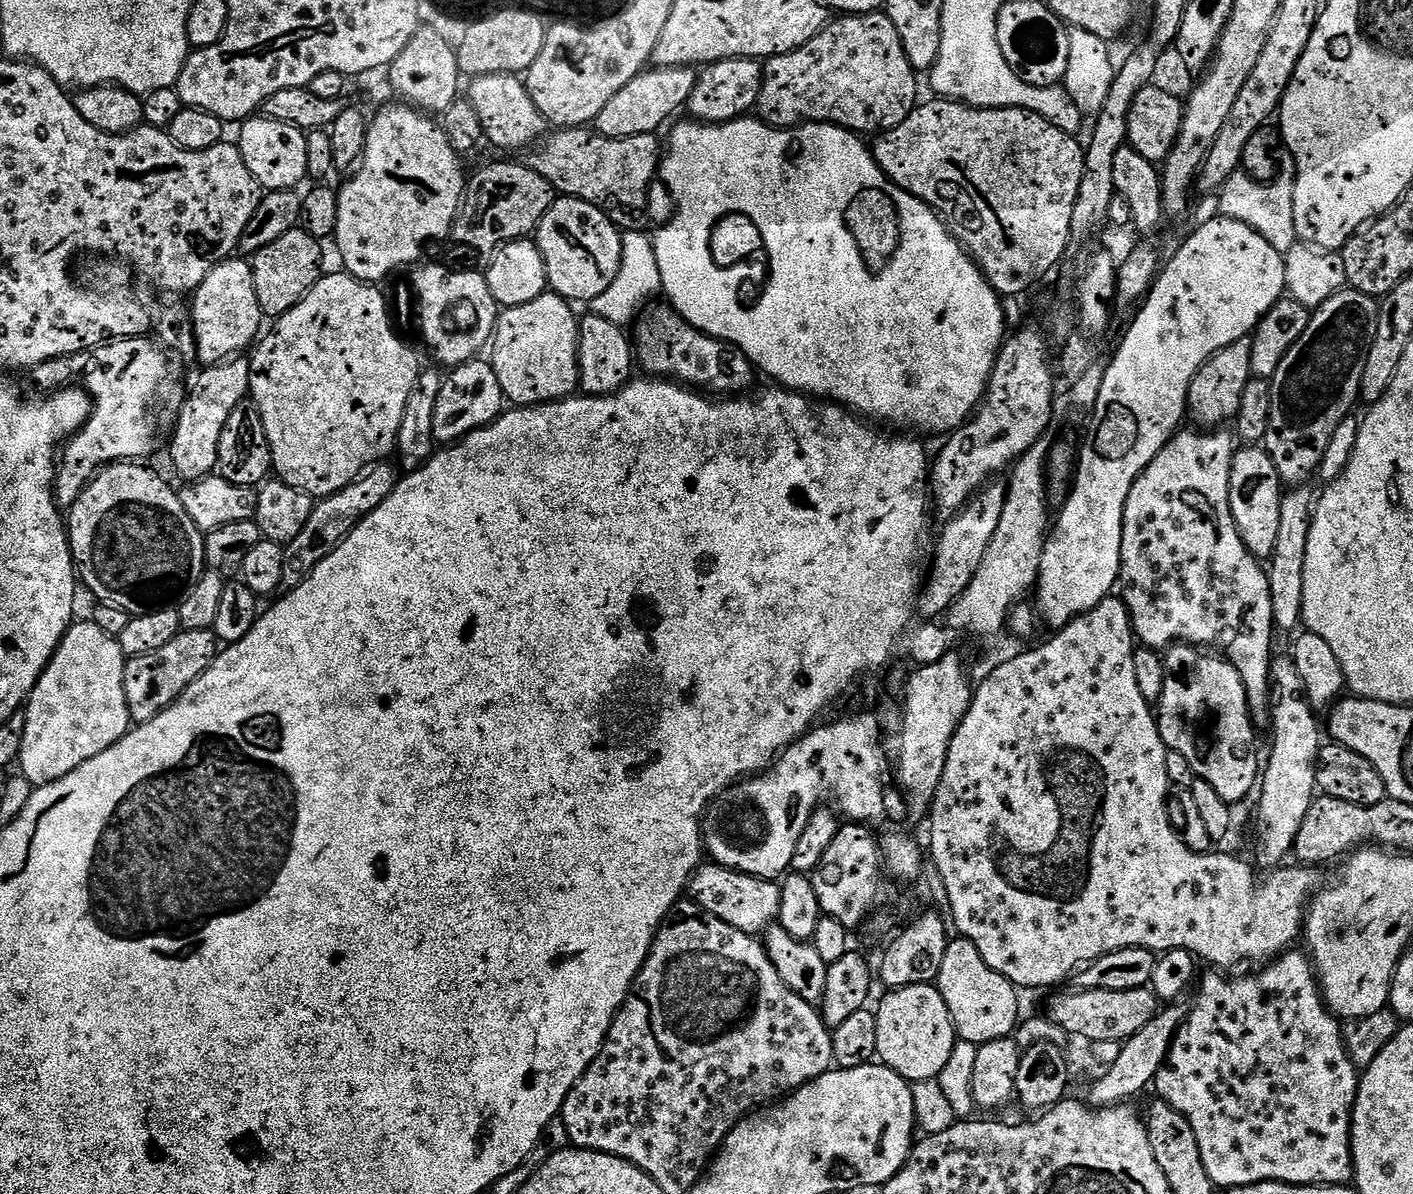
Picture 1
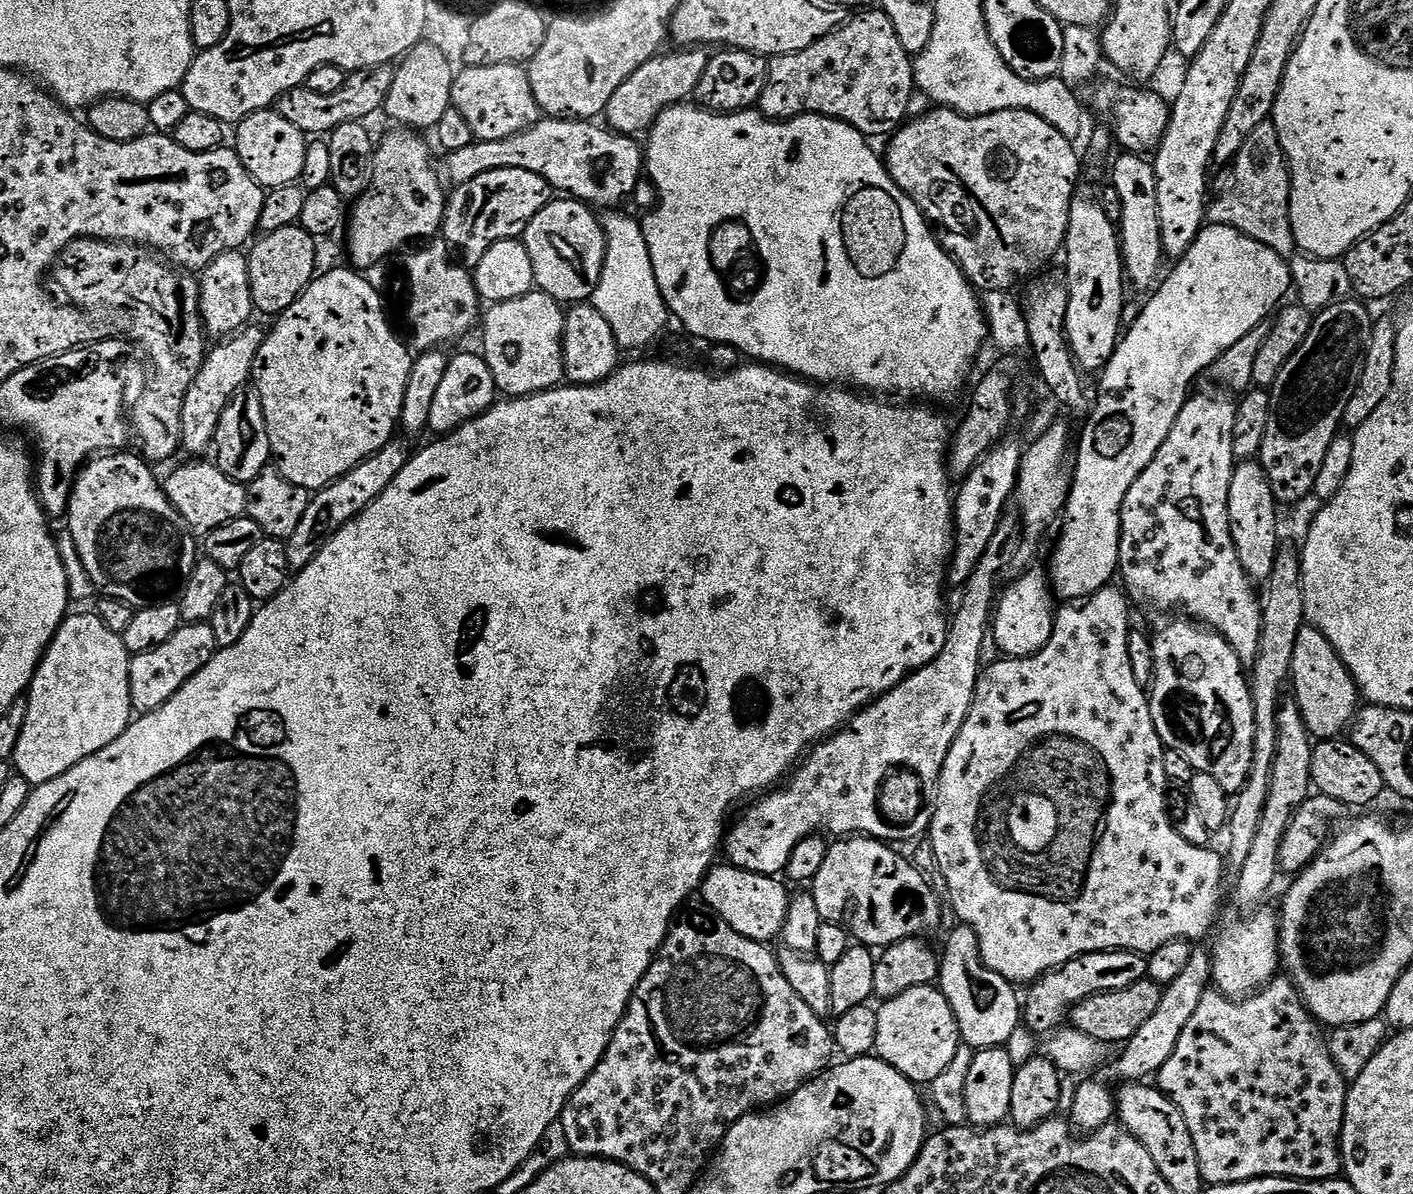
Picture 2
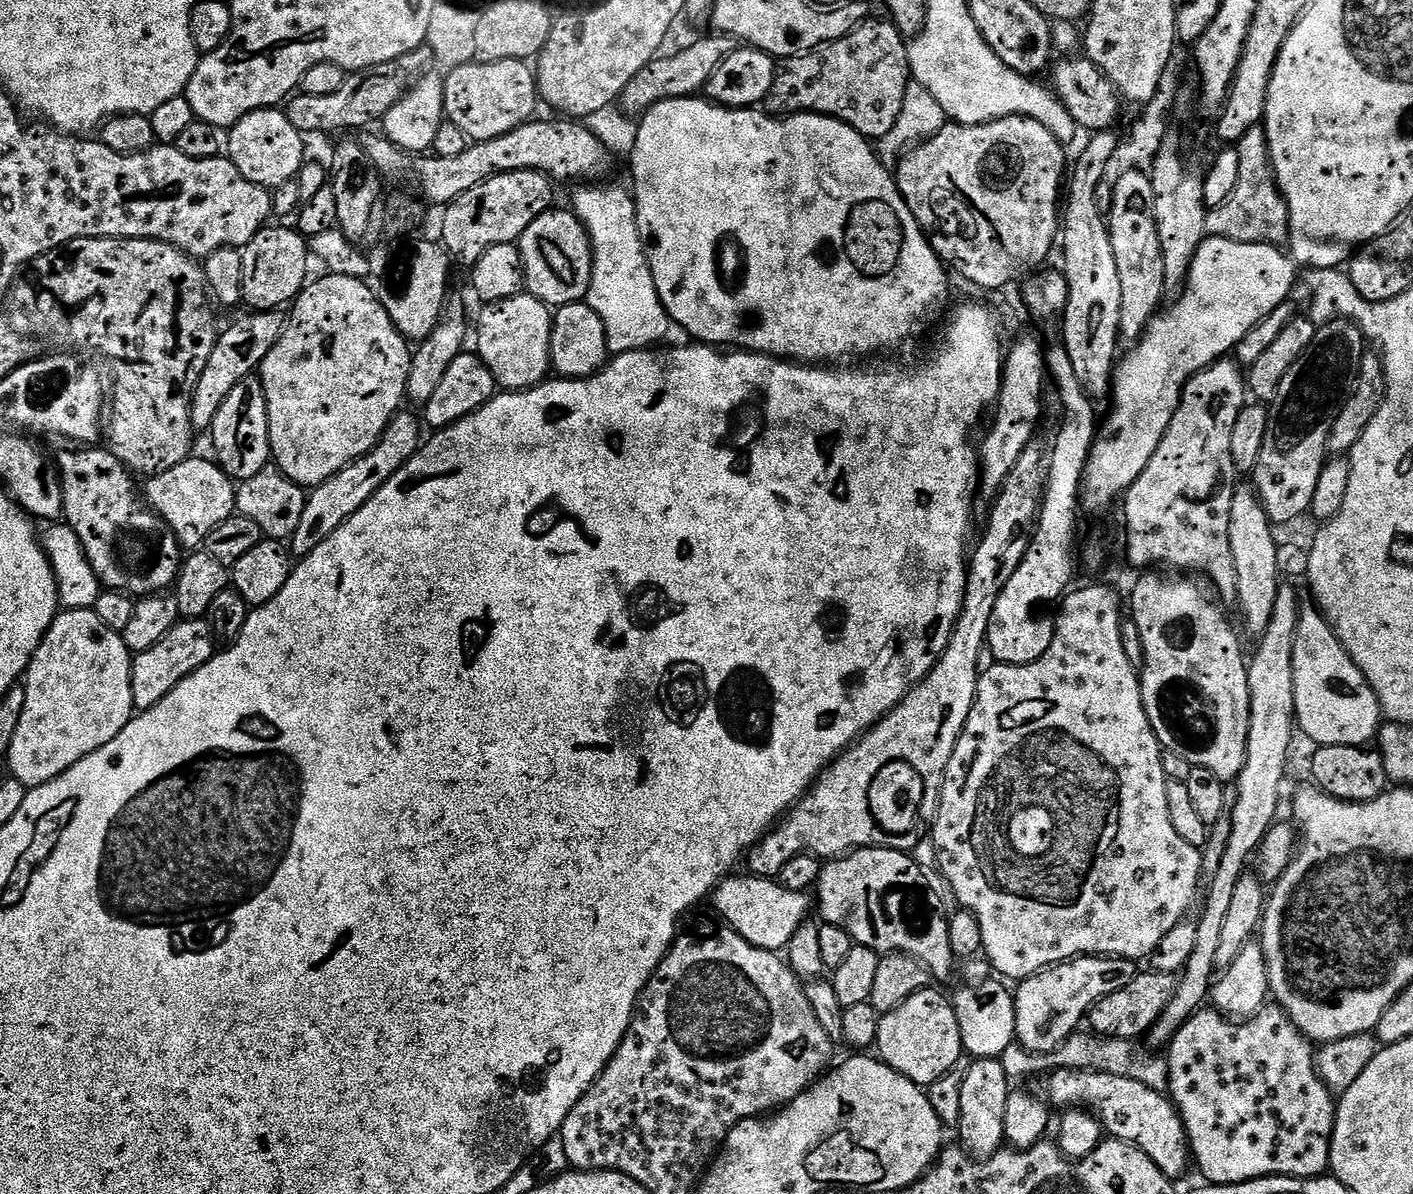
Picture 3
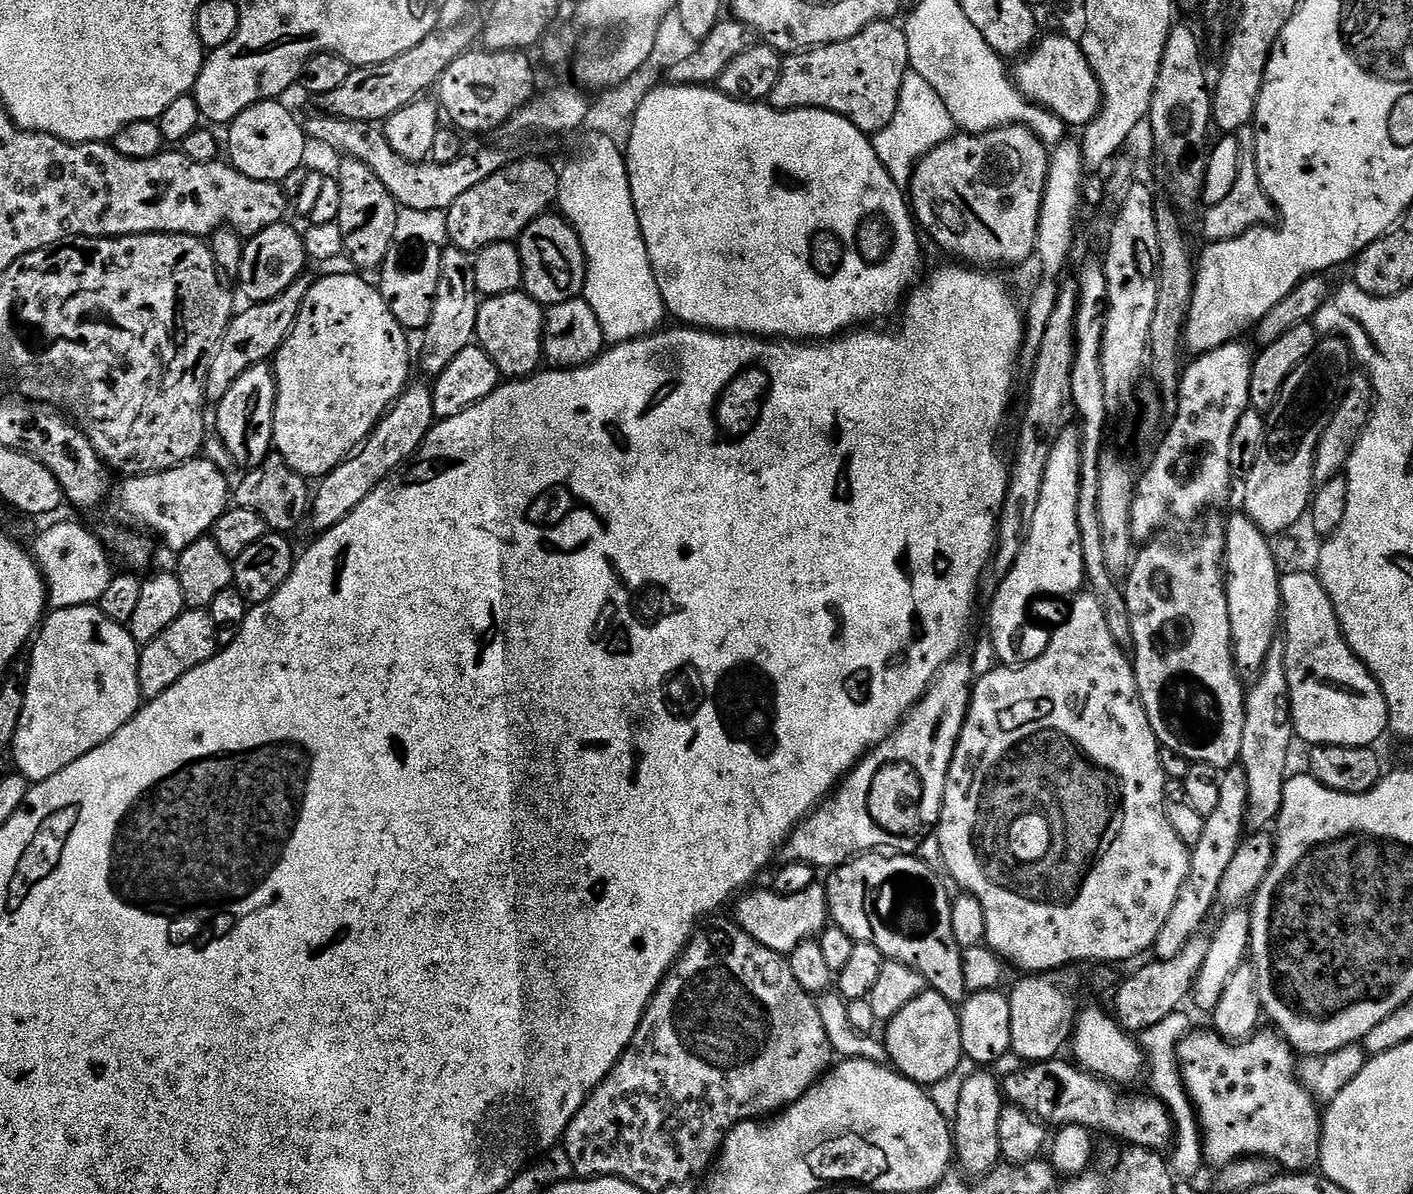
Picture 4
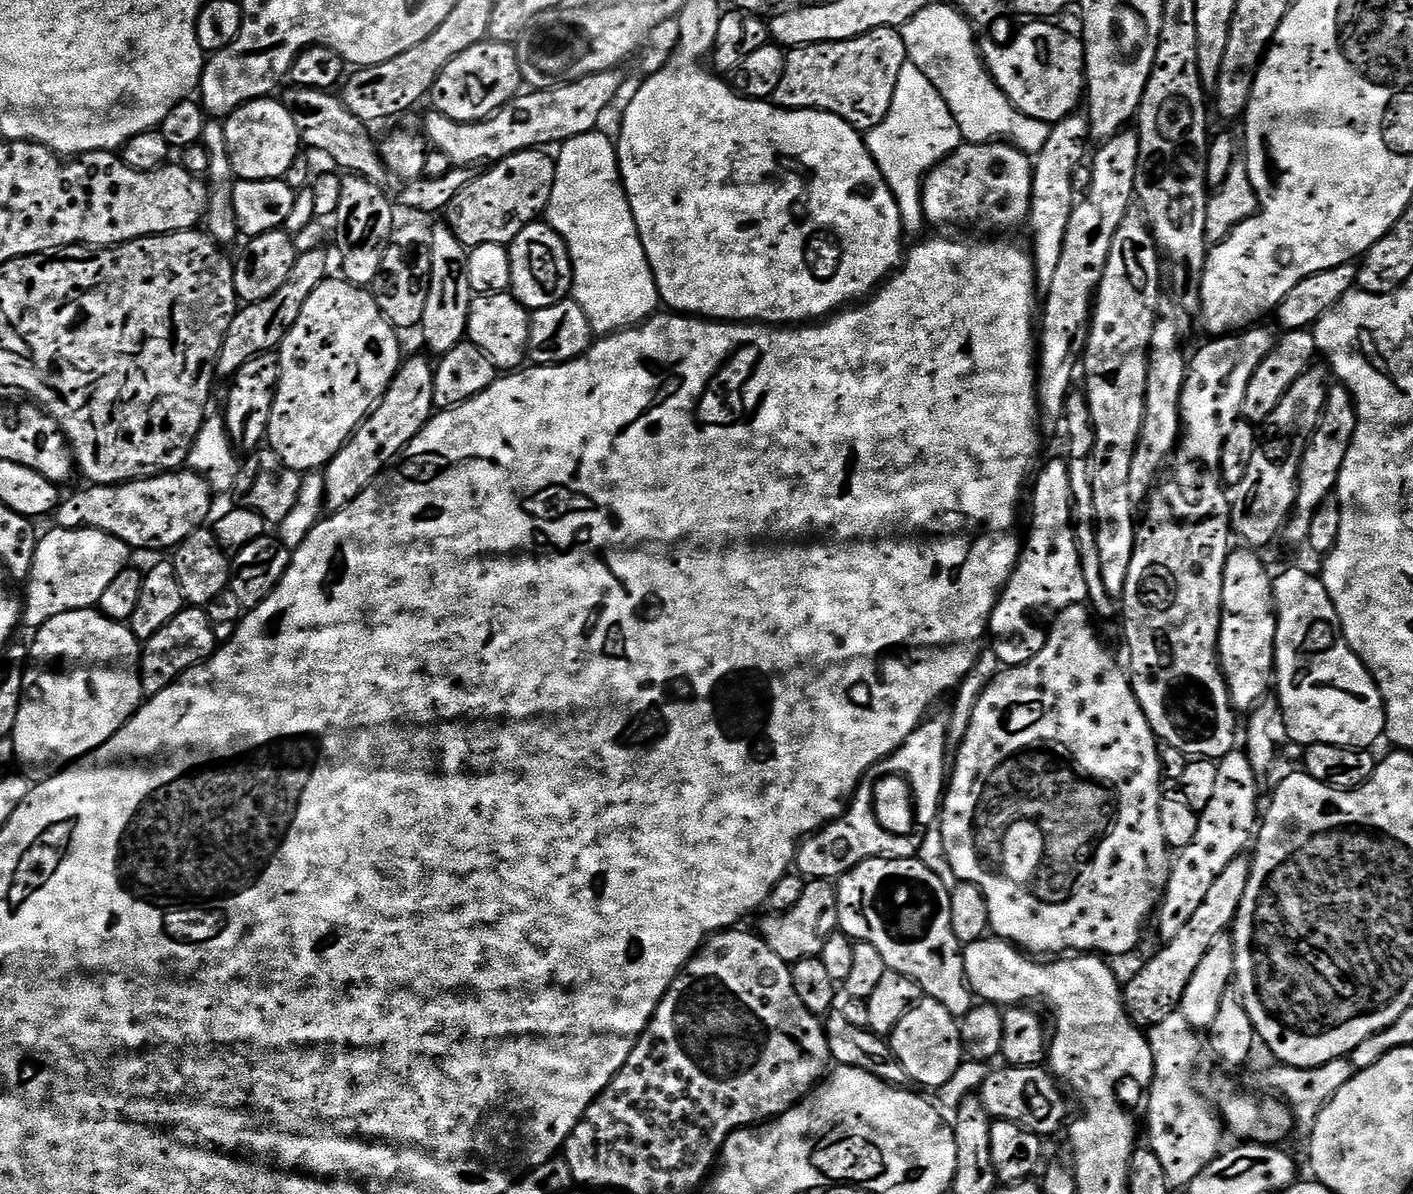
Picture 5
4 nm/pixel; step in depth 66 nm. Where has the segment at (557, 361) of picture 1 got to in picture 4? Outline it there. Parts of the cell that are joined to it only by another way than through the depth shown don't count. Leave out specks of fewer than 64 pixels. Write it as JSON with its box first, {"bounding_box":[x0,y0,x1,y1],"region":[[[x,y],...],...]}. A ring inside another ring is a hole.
{"bounding_box":[475,290,545,378],"region":[[[523,290],[501,296],[489,296],[481,303],[475,343],[495,362],[501,377],[523,378],[533,375],[541,367],[544,355],[545,315],[542,305]]]}

